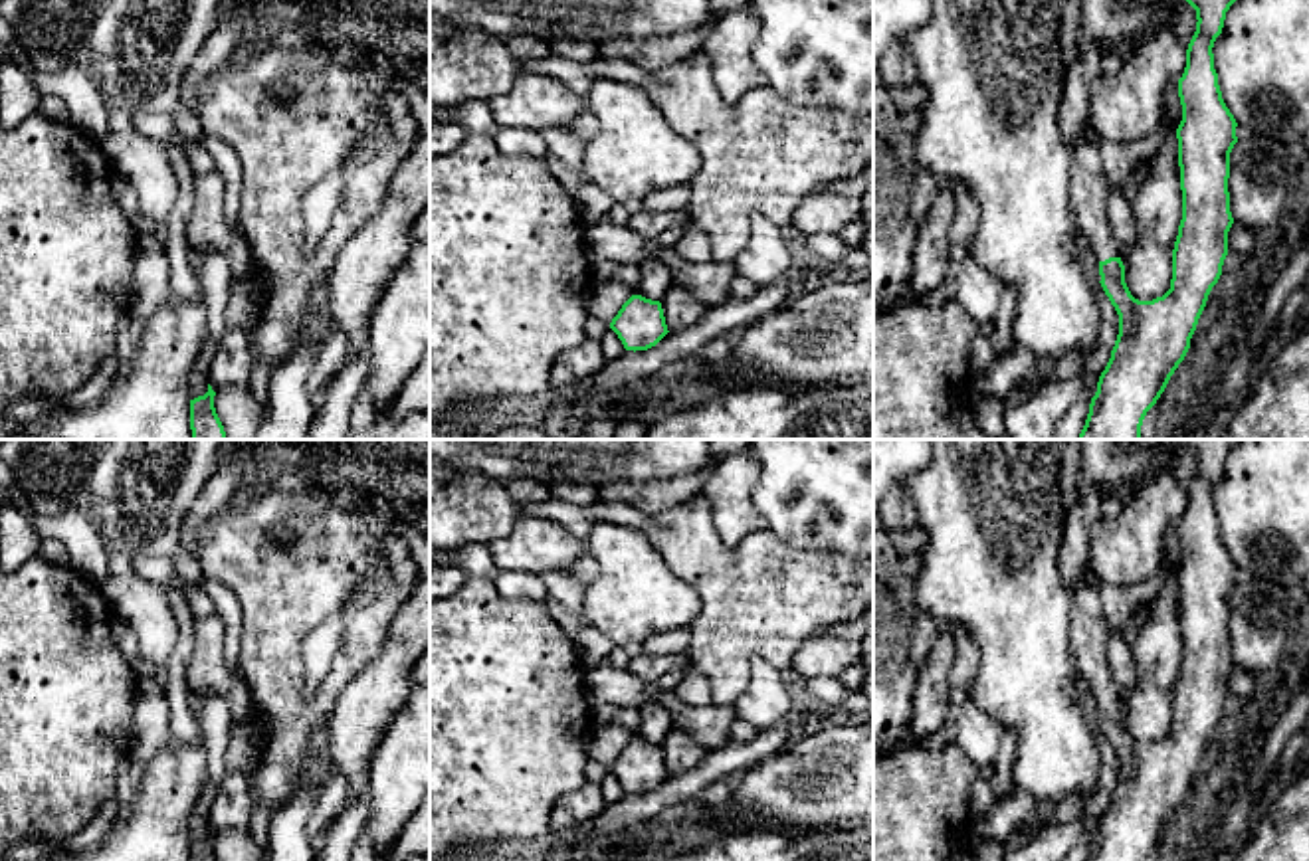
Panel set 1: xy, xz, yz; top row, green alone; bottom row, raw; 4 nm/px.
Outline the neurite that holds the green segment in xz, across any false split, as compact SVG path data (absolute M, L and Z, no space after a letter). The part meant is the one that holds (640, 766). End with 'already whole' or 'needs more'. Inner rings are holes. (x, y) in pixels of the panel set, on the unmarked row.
M632 738L622 748L610 772L618 778L624 792L634 796L655 790L669 776L661 746L642 738Z | already whole

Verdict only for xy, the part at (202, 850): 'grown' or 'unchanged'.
unchanged

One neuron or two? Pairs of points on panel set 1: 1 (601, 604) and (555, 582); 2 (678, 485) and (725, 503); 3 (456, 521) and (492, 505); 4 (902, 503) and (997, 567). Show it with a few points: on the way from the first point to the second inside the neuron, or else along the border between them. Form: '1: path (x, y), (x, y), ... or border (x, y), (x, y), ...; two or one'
1: border (587, 588), (581, 612); two
2: border (719, 460), (700, 491); two
3: path (464, 513), (468, 509), (484, 509); one
4: border (904, 485), (917, 523); two

